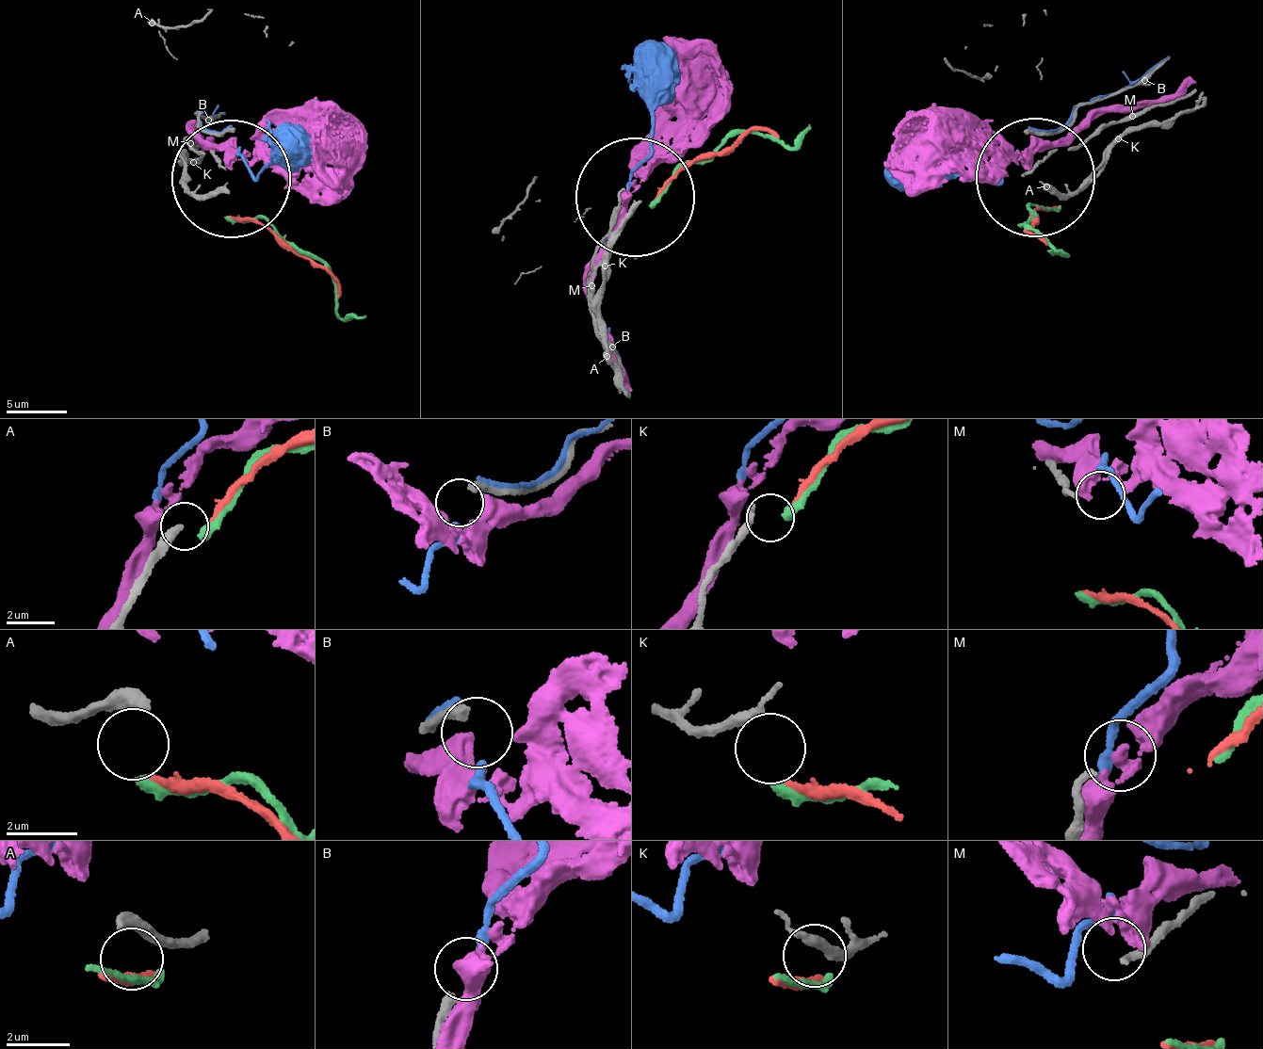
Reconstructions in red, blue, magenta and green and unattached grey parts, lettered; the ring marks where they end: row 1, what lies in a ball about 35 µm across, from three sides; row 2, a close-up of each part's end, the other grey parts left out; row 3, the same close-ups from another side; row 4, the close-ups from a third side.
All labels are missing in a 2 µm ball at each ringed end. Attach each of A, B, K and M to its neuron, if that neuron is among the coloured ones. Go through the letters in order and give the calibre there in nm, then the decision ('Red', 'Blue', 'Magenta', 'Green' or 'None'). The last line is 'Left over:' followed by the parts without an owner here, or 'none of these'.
A: Thickness 400 nm. Red
B: Thickness 320 nm. None
K: Thickness 240 nm. Green
M: Thickness 200 nm. None
Left over: B, M

